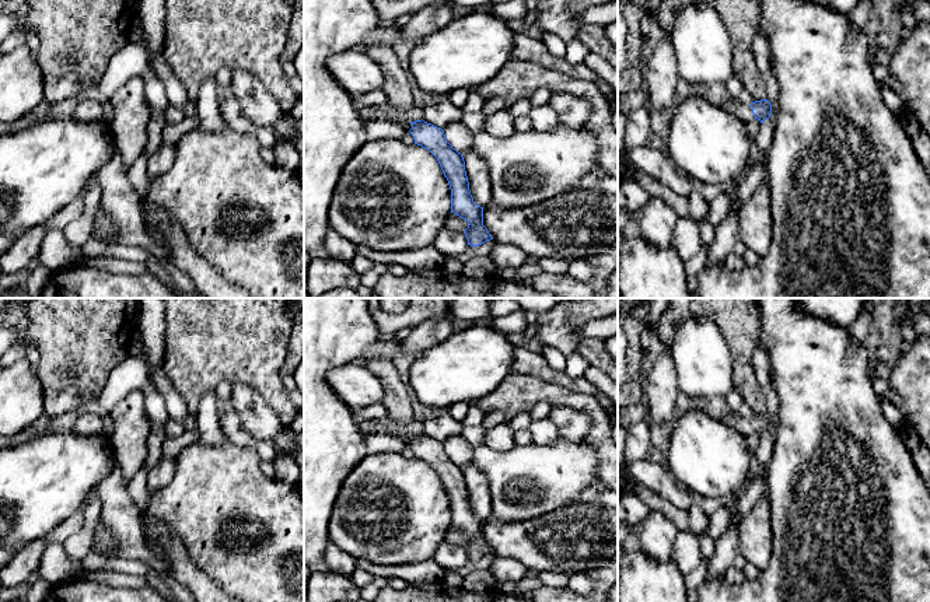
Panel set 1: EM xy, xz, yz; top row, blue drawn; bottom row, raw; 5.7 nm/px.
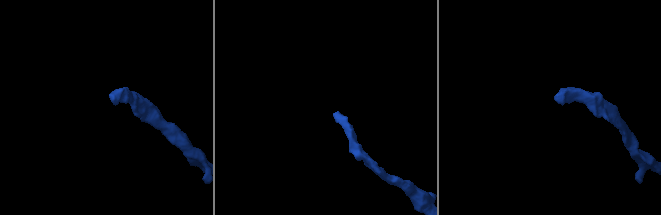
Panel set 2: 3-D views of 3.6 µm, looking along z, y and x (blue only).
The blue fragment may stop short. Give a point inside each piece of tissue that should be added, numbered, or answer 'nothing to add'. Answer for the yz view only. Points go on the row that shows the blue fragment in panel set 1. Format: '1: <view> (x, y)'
1: yz (744, 112)

